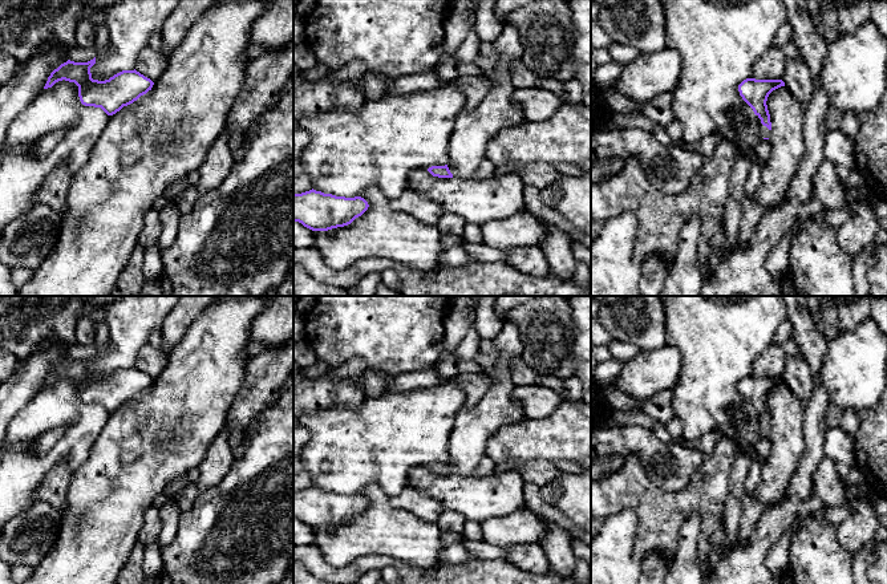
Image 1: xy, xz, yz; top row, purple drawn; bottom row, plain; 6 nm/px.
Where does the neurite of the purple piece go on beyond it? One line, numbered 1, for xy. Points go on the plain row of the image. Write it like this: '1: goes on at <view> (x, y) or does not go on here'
1: does not go on here

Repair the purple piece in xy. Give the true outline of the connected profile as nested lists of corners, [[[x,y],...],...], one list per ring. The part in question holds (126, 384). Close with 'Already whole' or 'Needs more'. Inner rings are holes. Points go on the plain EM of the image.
[[[96,354],[88,360],[68,357],[50,370],[44,386],[62,377],[74,380],[82,402],[101,405],[108,413],[113,413],[146,392],[154,382],[135,366],[122,368],[105,378],[93,377],[90,365],[94,361]]]. Already whole

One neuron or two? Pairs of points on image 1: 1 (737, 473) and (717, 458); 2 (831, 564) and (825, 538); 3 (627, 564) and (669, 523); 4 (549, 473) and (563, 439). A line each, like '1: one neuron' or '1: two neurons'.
1: two neurons
2: one neuron
3: two neurons
4: two neurons

